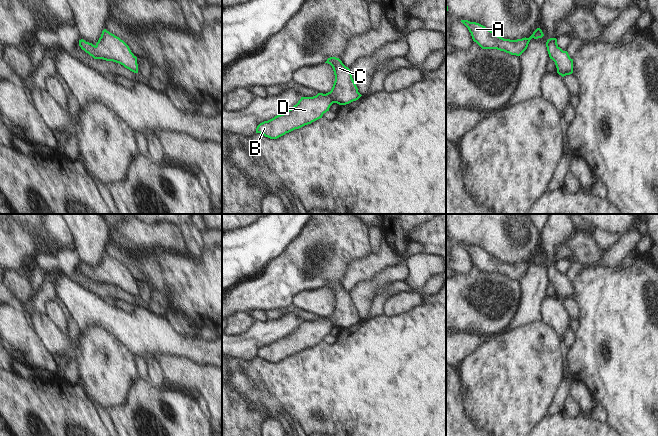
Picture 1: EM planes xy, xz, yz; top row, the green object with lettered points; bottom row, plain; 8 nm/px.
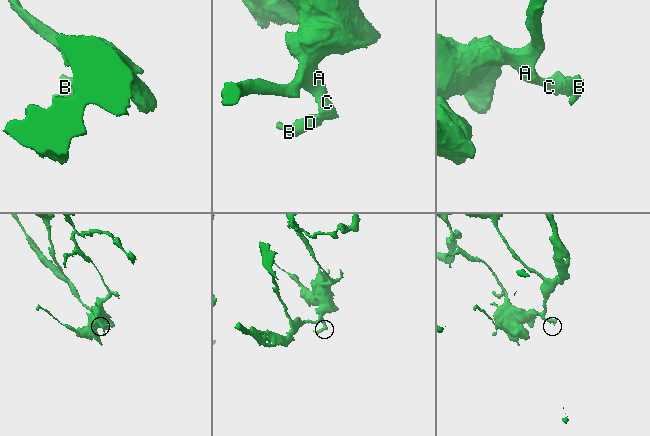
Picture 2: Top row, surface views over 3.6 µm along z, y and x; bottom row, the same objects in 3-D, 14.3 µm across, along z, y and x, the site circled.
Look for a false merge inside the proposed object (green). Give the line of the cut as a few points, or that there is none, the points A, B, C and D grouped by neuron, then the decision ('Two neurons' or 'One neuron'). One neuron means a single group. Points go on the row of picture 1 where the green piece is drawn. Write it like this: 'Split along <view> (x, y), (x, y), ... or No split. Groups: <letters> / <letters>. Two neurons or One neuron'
No split. Groups: A B C D. One neuron.

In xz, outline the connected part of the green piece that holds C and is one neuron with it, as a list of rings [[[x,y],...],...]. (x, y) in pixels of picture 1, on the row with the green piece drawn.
[[[330,57],[325,63],[332,66],[335,75],[331,91],[326,94],[318,93],[313,97],[301,97],[298,103],[285,113],[260,123],[256,133],[277,139],[322,118],[333,103],[346,105],[362,96],[358,92],[350,69],[339,58]]]

